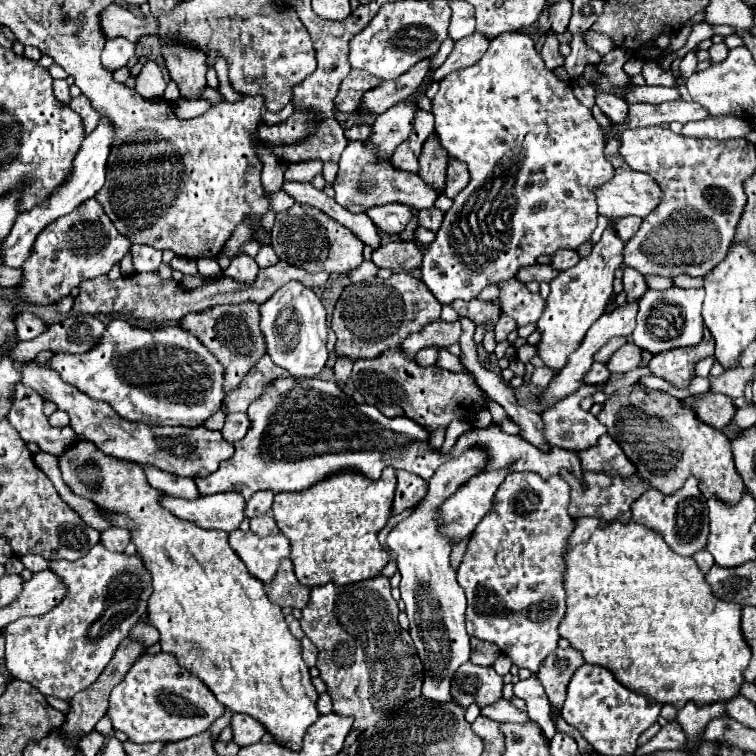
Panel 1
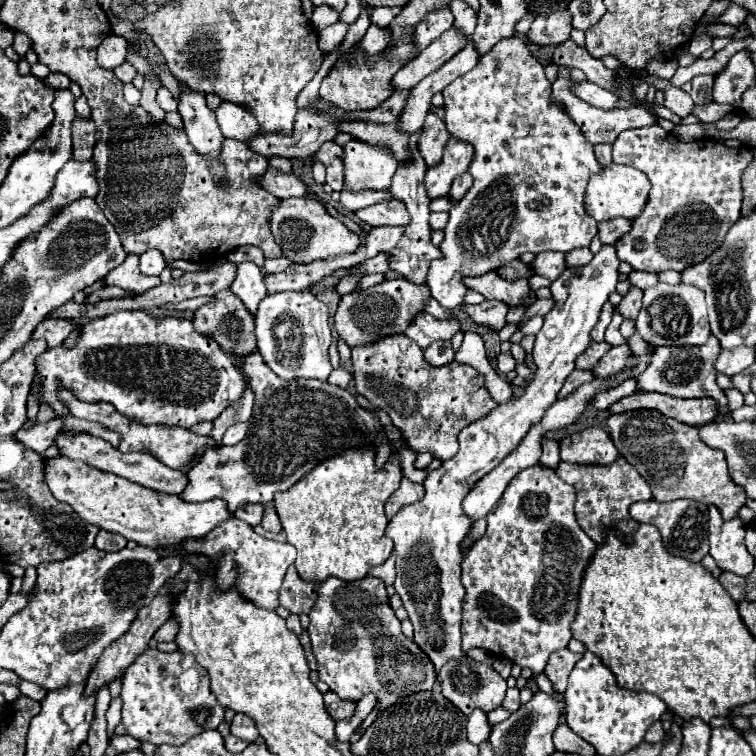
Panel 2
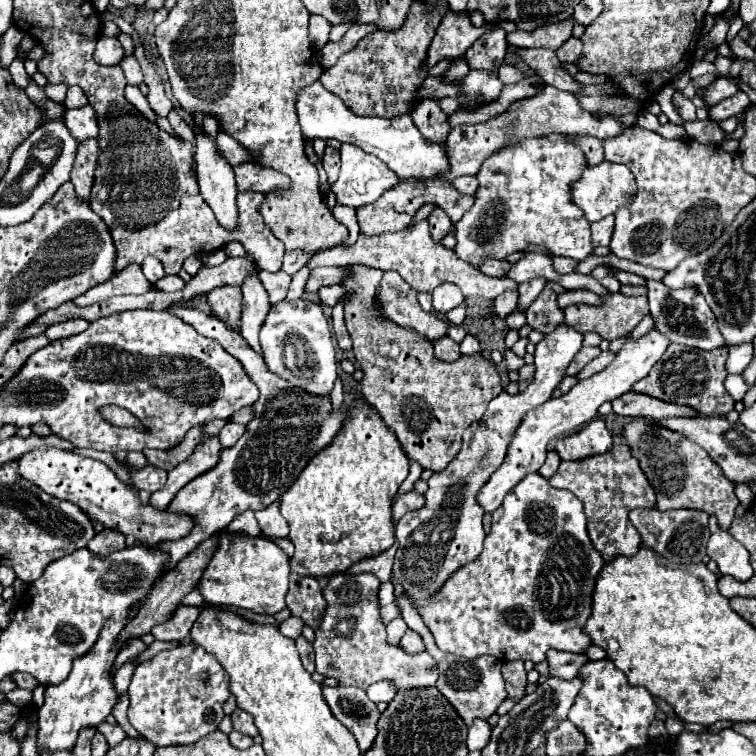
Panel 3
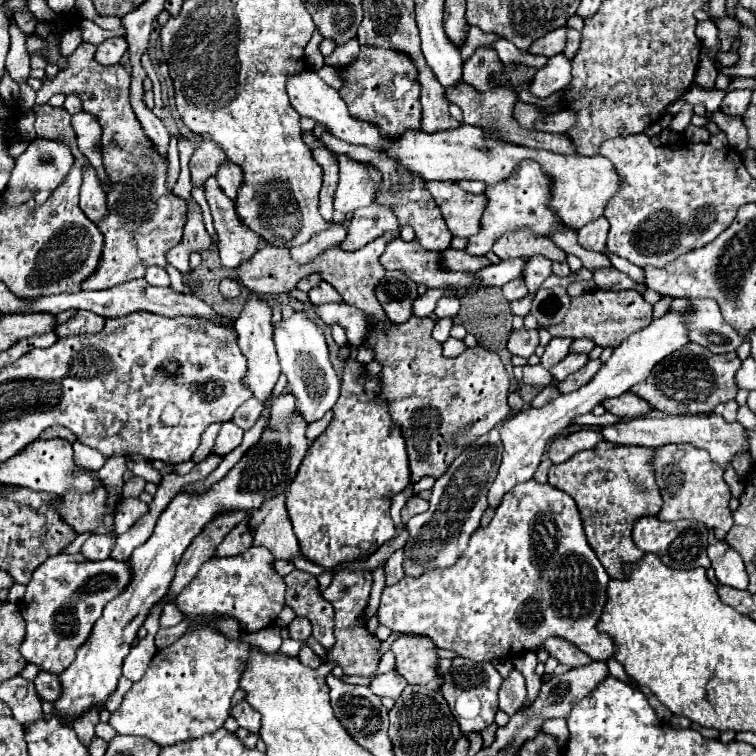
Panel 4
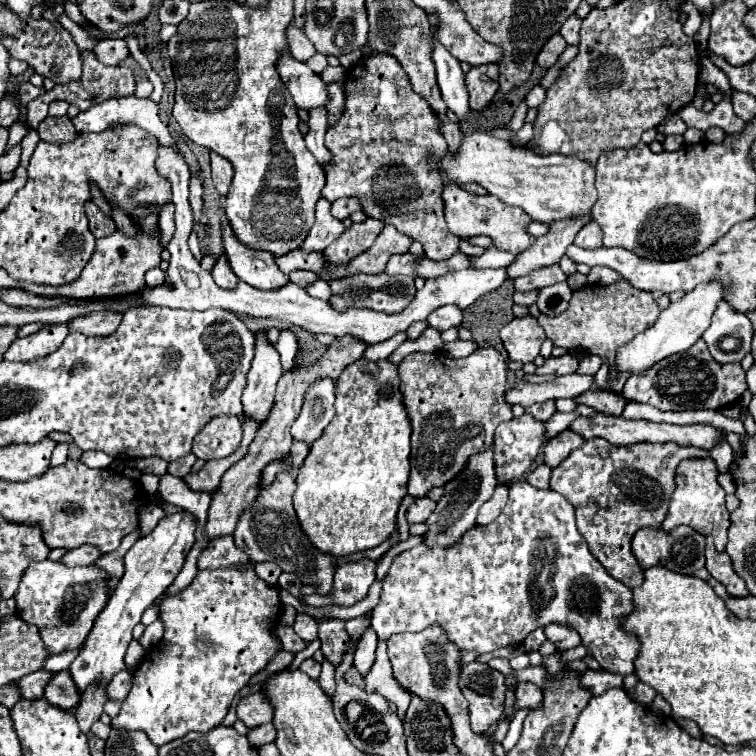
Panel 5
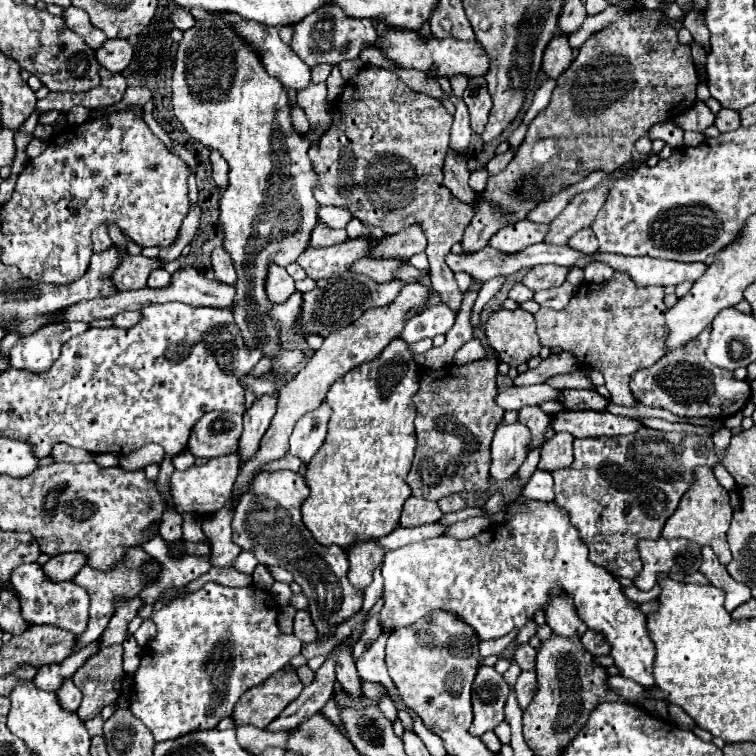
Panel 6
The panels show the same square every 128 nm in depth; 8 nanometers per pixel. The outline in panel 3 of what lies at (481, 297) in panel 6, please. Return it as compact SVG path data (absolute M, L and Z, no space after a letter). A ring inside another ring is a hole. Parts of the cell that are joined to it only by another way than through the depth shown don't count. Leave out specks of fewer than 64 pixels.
M536 278L536 280L528 280L524 284L518 286L518 292L520 292L520 298L518 298L518 308L526 310L536 298L538 294L542 292L542 288L546 286L546 282L542 278Z

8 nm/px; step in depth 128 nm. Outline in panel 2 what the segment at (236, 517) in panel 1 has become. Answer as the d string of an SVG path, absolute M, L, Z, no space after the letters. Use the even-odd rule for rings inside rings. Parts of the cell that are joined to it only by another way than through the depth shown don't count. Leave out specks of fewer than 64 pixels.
M66 456L44 458L44 482L56 500L70 504L76 514L88 524L122 534L126 540L136 540L138 544L148 548L170 546L186 538L202 538L220 522L232 516L224 500L190 504L180 500L178 496L140 488L140 484L134 484L110 472L100 472L90 464L68 460Z

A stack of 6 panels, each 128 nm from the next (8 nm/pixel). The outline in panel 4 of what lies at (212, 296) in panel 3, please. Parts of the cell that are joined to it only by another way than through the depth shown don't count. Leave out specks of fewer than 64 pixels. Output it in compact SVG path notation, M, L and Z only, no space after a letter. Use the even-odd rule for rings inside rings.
M224 278L220 282L220 292L226 296L226 298L236 298L240 294L240 282L238 280L232 280L232 278Z

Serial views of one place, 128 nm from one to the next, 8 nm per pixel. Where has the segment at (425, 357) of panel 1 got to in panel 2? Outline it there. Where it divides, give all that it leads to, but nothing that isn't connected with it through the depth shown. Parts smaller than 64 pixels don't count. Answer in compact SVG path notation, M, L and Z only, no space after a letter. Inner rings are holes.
M436 342L436 344L430 344L426 350L424 350L424 356L430 364L434 366L444 366L448 362L454 360L454 348L452 348L452 342Z

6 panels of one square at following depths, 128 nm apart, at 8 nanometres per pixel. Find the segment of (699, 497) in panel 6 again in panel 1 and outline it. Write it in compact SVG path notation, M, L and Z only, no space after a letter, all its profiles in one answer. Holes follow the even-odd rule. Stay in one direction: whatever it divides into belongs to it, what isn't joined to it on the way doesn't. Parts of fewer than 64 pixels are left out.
M636 390L630 396L612 396L598 414L598 420L636 466L640 478L652 488L672 494L694 476L700 482L704 498L720 496L726 504L736 504L736 500L744 496L746 488L734 468L730 440L700 422L692 408L682 406L682 400L664 392Z

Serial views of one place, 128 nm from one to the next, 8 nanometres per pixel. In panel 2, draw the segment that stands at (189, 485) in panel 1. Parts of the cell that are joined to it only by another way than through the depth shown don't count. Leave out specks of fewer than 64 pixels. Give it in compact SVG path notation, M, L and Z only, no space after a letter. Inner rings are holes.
M58 434L56 436L56 446L60 448L60 454L62 456L68 456L72 460L80 460L80 462L86 462L86 464L92 464L104 472L112 472L116 476L122 476L134 484L140 484L144 488L152 488L156 492L164 492L164 494L180 494L186 484L188 484L188 478L184 472L176 472L172 468L168 468L166 464L160 464L160 460L156 460L154 456L150 454L142 454L142 452L134 452L134 454L122 454L120 450L116 450L114 446L110 446L108 442L100 440L100 438L94 438L94 436L88 436L88 434L76 434L76 436L70 436L70 434Z

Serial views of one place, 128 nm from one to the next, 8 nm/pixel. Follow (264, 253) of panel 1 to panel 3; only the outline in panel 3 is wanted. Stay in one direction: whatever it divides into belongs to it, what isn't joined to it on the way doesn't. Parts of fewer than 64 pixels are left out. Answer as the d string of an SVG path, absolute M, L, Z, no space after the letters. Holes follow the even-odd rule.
M290 250L290 252L286 252L286 254L284 254L284 266L282 266L282 270L284 270L284 272L288 272L290 276L292 276L292 274L296 274L302 266L306 266L306 264L308 264L310 256L312 256L310 252Z

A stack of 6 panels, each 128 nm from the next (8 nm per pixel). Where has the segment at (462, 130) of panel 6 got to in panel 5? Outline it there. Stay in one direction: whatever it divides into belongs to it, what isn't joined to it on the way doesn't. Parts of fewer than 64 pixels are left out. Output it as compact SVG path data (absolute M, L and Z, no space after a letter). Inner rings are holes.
M434 40L434 64L438 74L438 86L442 90L442 100L458 116L458 122L466 120L470 108L460 62L438 40Z

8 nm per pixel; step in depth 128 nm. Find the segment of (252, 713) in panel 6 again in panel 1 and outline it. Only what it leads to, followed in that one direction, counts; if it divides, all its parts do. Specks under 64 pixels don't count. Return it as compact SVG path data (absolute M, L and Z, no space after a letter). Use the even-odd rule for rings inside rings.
M234 714L230 728L234 732L234 742L240 746L256 744L266 734L266 730L248 714Z

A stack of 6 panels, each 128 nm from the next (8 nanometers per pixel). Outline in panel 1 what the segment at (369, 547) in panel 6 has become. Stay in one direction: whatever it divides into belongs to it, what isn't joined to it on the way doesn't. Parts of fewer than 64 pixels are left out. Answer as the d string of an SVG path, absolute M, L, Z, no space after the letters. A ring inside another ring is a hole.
M376 576L348 586L330 582L312 588L300 624L318 648L316 668L328 686L334 712L356 716L354 730L374 726L388 712L422 694L424 666L412 648L410 634L398 624L398 604L390 594L388 578Z

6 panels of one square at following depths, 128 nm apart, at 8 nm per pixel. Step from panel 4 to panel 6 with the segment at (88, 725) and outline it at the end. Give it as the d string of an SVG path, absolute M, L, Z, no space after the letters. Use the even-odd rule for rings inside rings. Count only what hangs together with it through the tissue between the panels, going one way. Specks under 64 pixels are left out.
M116 644L112 648L104 648L104 652L98 652L92 658L88 658L84 662L84 666L80 666L76 670L76 674L72 676L72 682L82 692L82 704L80 704L78 712L76 712L80 716L80 720L88 720L88 718L98 716L100 710L106 704L114 702L120 696L120 686L122 686L124 678L126 678L126 672L122 668L122 646L120 644Z

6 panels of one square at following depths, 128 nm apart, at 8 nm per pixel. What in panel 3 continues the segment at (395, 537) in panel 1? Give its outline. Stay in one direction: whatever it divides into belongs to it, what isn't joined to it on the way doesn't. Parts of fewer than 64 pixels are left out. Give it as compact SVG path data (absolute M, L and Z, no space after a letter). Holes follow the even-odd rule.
M560 324L554 332L546 334L544 340L536 346L536 376L528 388L516 396L502 392L488 404L484 418L464 432L464 442L458 456L442 472L430 476L430 488L424 494L426 504L416 512L408 512L396 524L396 538L400 548L394 560L394 576L402 582L404 590L410 592L414 600L432 598L452 572L472 562L482 552L482 542L486 536L482 528L484 510L480 508L476 496L488 478L500 468L512 434L522 422L522 416L552 398L554 388L566 376L566 368L580 348L582 334L566 324Z

